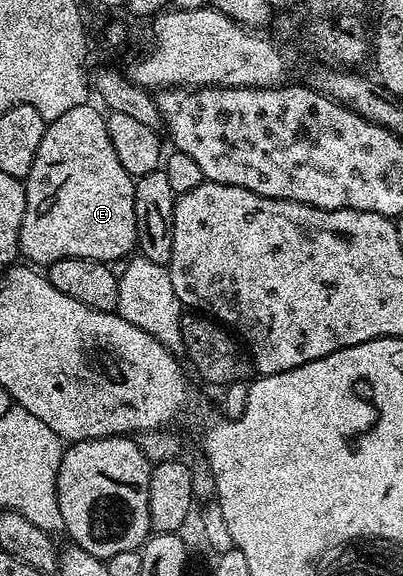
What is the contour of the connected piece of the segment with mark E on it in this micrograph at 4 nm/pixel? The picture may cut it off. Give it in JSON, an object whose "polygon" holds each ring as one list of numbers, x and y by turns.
{"polygon":[[87,102,72,106,72,110,60,114,60,118,49,121,44,138,40,138,40,150,36,150,32,170,28,170,24,181,26,213,20,226,18,243,21,255,27,256,31,265,49,266,64,258,115,262,129,257,135,251,138,243,134,205,135,177,130,176,128,170,124,170,120,158,116,158,116,150,108,138,106,116,98,113,92,105]]}

